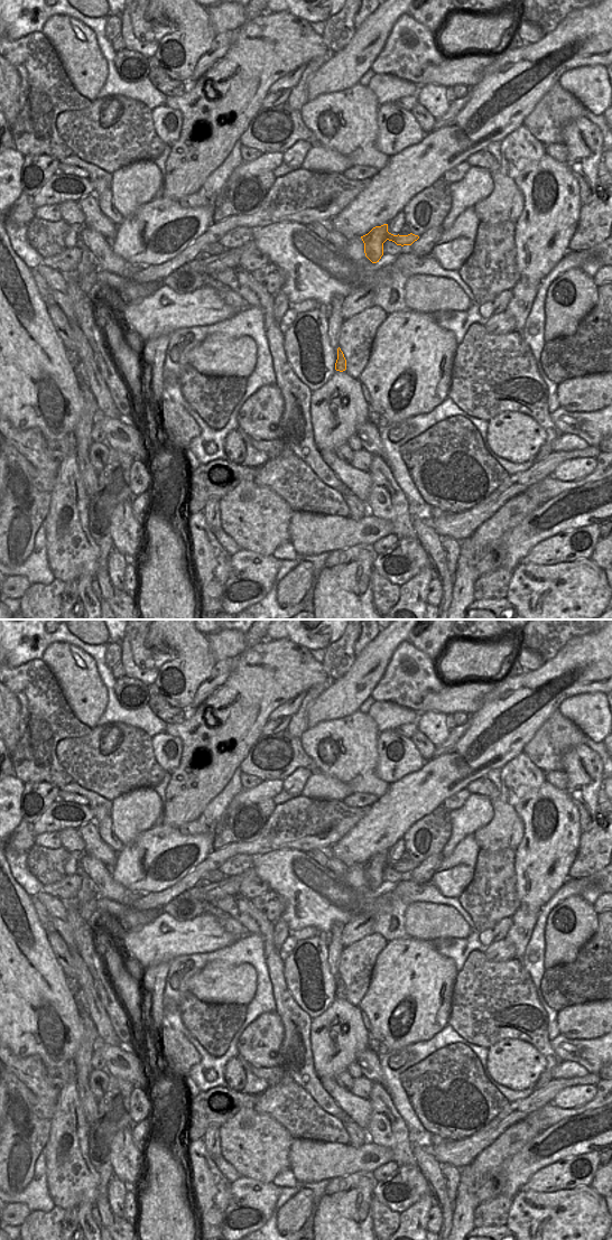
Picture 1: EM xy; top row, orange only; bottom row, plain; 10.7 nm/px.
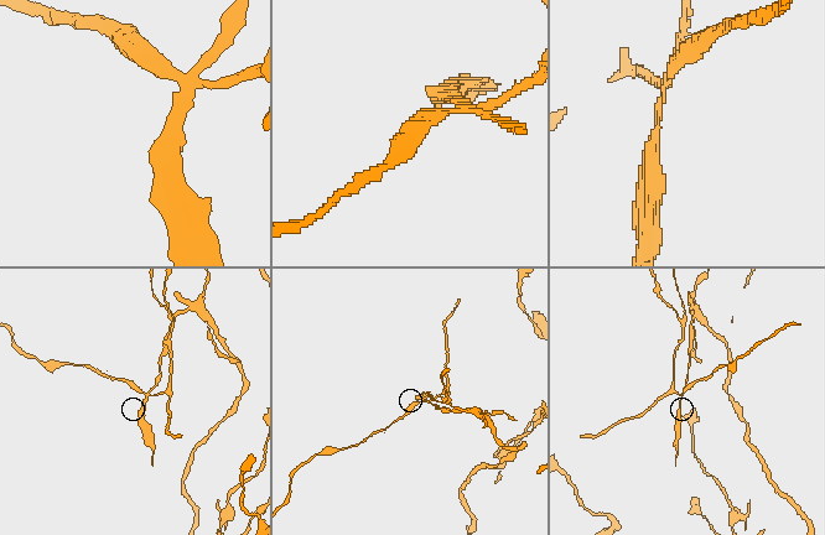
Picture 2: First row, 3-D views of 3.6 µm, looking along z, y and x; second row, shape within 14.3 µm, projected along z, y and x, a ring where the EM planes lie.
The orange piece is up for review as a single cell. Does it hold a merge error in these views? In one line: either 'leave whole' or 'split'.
split

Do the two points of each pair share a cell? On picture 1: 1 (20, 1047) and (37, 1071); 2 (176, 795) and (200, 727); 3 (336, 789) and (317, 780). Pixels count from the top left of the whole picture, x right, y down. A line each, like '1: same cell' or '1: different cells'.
1: different cells
2: same cell
3: same cell

